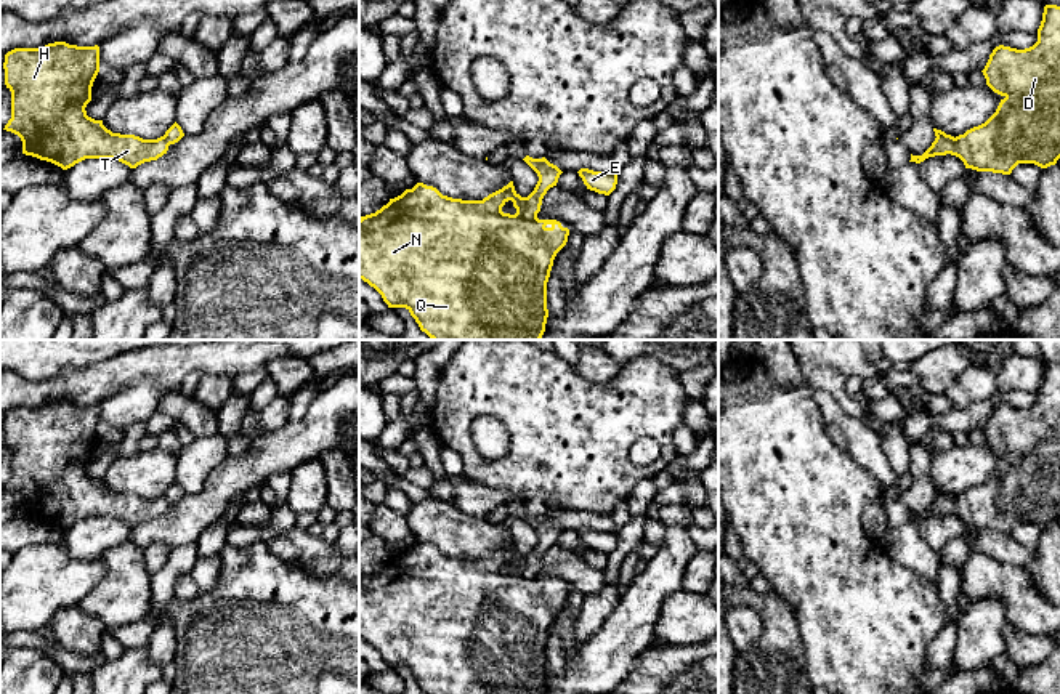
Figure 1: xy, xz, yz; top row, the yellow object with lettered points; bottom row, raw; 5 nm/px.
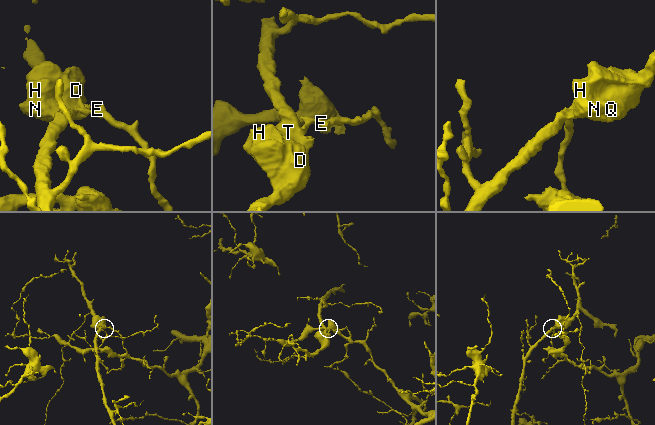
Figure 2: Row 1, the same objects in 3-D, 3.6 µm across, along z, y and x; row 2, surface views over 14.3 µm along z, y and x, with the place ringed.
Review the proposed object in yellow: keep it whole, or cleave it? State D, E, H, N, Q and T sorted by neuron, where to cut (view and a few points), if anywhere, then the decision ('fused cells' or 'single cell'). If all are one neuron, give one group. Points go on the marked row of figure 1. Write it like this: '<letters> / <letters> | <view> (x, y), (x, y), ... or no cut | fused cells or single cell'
D H N Q T / E | xz (523, 197), (523, 215), (536, 218) | fused cells

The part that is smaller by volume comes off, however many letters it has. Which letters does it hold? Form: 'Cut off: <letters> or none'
Cut off: D, H, N, Q, T

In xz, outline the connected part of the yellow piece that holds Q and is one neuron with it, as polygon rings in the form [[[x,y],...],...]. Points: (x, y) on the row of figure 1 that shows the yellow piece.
[[[510,181],[502,189],[489,194],[483,200],[462,200],[443,196],[436,188],[417,183],[401,196],[390,199],[375,213],[359,218],[359,279],[374,287],[388,308],[406,308],[431,340],[540,340],[548,317],[547,282],[556,253],[566,245],[569,229],[556,220],[526,220],[523,216],[524,197],[521,197]]]

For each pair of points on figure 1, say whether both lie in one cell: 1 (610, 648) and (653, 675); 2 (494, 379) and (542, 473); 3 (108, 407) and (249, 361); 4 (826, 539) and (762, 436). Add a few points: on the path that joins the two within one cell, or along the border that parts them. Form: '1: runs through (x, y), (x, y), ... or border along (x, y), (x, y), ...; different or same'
1: border along (650, 646), (642, 653), (635, 669), (627, 677); different
2: runs through (518, 403), (536, 420), (536, 451); same
3: border along (180, 385), (159, 388), (140, 380), (130, 388); different
4: runs through (801, 513), (772, 462); same

